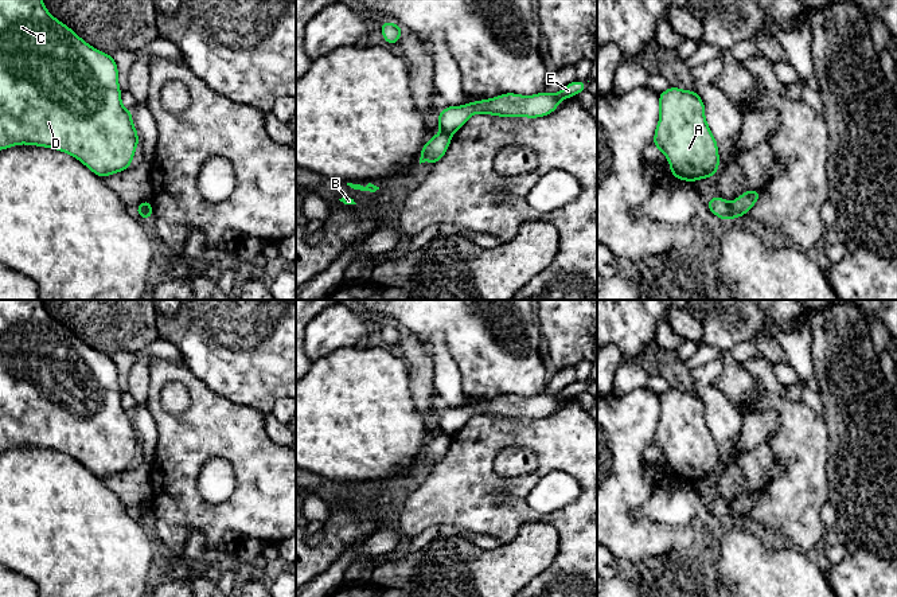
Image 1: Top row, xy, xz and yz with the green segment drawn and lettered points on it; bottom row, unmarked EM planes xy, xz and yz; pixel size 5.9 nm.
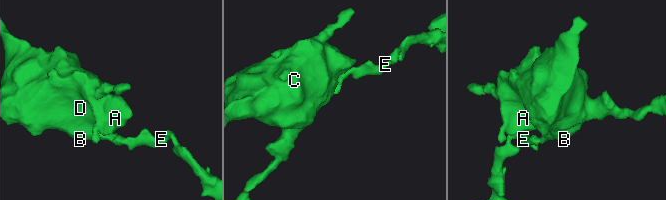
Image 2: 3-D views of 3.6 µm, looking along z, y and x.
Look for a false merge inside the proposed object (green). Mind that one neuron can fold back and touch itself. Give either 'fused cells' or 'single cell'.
fused cells

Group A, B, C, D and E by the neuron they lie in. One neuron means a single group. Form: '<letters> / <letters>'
A B C D / E

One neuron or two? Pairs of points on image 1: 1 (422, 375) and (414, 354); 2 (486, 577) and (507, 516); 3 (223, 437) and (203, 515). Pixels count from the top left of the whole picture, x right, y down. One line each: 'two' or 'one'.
1: one
2: two
3: one

